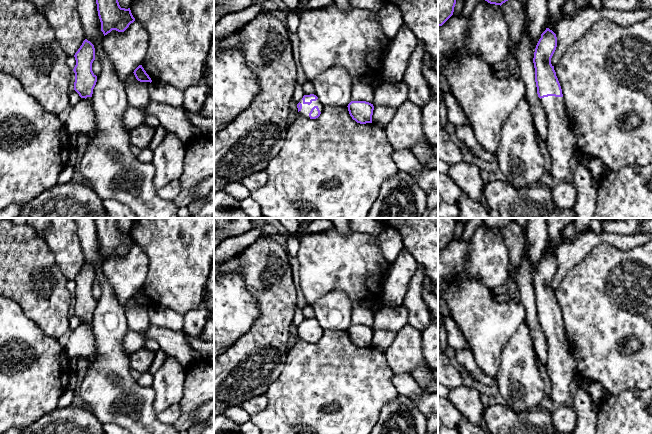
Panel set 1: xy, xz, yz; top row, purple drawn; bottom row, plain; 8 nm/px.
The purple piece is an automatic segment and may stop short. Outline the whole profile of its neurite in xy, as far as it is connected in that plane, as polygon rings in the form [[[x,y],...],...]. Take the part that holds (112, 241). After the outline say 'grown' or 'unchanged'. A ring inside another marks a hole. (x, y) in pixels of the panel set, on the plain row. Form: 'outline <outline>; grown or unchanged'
outline [[[95,218],[101,255],[104,260],[112,254],[124,256],[135,245],[130,232],[121,232],[116,218]]]; unchanged

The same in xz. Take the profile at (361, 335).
outline [[[351,325],[347,331],[350,340],[357,347],[372,347],[373,328],[366,325]]]; unchanged

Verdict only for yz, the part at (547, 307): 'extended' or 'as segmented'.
extended

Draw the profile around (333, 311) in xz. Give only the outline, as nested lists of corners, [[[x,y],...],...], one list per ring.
[[[333,290],[311,304],[314,318],[324,330],[348,330],[353,301],[340,290]]]

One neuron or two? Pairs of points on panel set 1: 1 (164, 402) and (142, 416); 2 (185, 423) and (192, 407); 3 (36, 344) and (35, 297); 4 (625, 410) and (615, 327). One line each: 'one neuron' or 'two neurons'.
1: two neurons
2: two neurons
3: two neurons
4: two neurons

